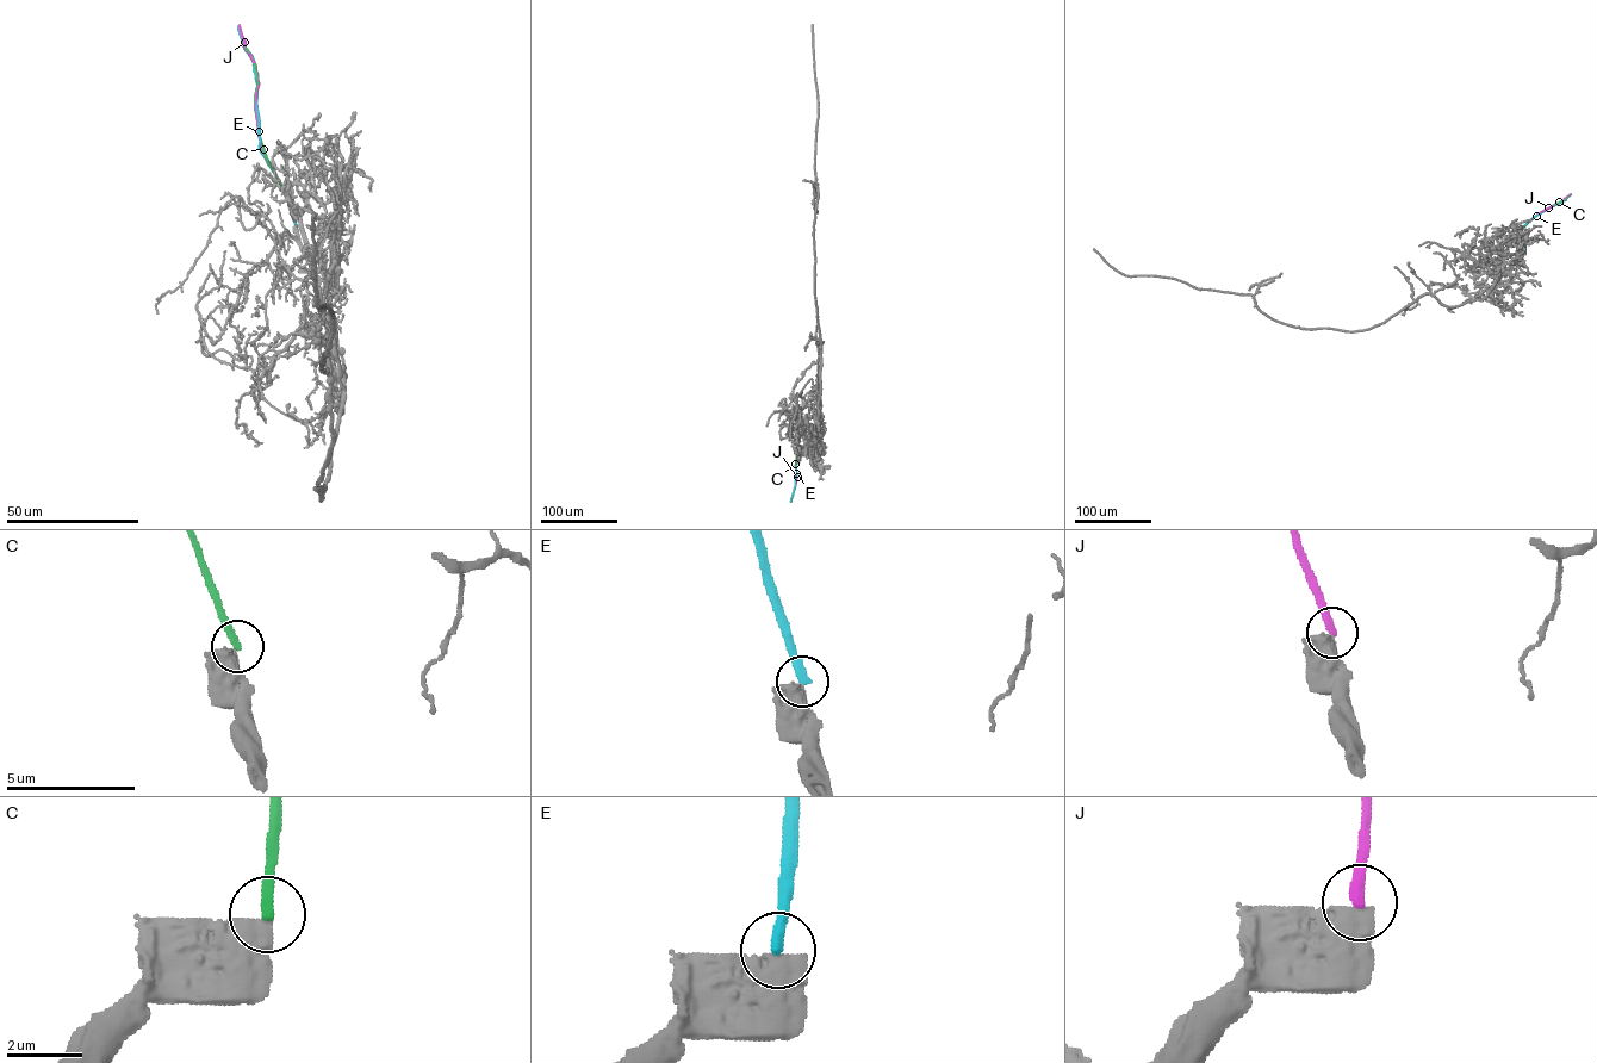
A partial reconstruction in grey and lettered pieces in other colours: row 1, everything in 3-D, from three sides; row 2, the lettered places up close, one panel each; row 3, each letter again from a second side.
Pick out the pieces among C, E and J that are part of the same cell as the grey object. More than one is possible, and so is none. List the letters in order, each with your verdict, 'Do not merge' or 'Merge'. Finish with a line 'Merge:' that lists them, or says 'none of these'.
C: Do not merge
E: Do not merge
J: Do not merge
Merge: none of these

